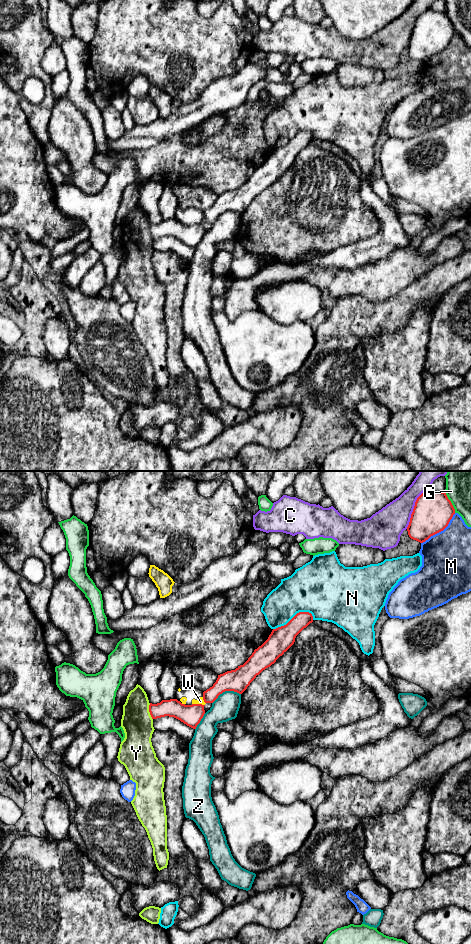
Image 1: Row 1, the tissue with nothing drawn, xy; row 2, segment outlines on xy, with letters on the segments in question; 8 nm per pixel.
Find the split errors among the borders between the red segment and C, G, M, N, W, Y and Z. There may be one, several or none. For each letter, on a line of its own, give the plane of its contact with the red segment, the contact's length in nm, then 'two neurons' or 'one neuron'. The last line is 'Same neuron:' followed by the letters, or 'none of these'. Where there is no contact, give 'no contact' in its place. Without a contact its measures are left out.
C: contact in xy; length 380 nm; two neurons
G: contact in xy; length 200 nm; two neurons
M: contact in xy; length 380 nm; two neurons
N: contact in xy; length 340 nm; two neurons
W: contact in xy; length 110 nm; two neurons
Y: contact in xy; length 140 nm; two neurons
Z: contact in xy; length 240 nm; two neurons
Same neuron: none of these

